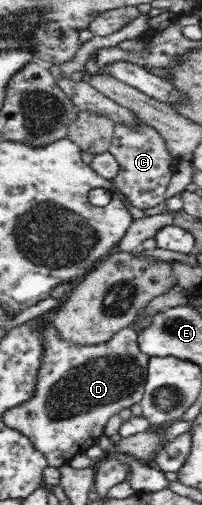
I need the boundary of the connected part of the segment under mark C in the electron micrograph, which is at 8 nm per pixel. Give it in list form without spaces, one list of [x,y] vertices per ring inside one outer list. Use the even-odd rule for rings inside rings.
[[[116,122],[114,138],[109,152],[120,164],[120,173],[112,180],[112,185],[121,194],[126,204],[145,211],[165,203],[166,191],[180,160],[172,157],[164,139],[151,126],[131,130],[129,126]]]

